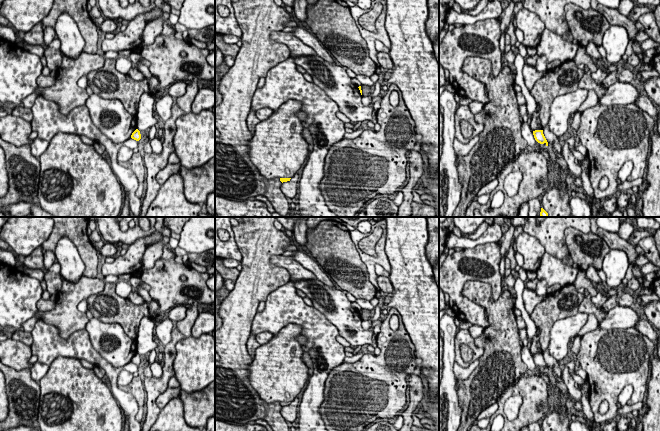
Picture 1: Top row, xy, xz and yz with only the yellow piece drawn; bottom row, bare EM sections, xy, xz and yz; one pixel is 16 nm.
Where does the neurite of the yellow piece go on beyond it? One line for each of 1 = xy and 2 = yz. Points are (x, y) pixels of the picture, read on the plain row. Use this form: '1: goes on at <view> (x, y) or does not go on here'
1: does not go on here
2: does not go on here

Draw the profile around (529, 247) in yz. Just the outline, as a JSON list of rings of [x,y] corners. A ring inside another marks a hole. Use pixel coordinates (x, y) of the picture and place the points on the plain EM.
[[[522,232],[516,238],[515,243],[517,252],[523,256],[522,268],[526,272],[537,272],[545,253],[538,239]]]

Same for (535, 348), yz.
[[[537,328],[536,334],[532,340],[531,346],[530,346],[530,352],[532,355],[535,354],[542,354],[542,347],[539,341],[539,329]]]

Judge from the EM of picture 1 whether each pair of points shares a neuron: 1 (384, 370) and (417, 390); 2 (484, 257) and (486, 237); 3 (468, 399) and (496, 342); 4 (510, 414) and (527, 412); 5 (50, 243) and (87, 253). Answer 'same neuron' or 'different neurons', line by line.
1: different neurons
2: different neurons
3: same neuron
4: different neurons
5: same neuron

